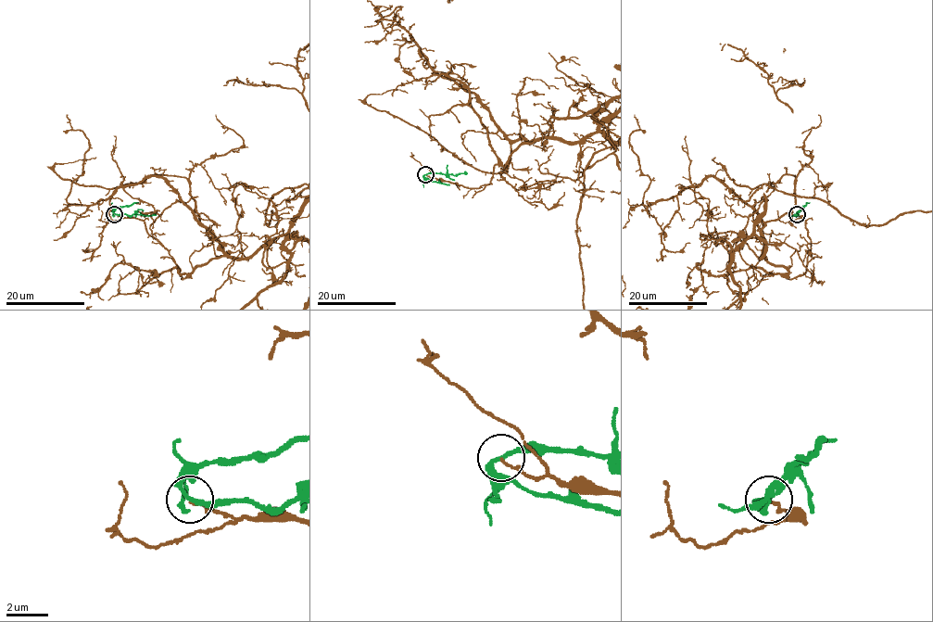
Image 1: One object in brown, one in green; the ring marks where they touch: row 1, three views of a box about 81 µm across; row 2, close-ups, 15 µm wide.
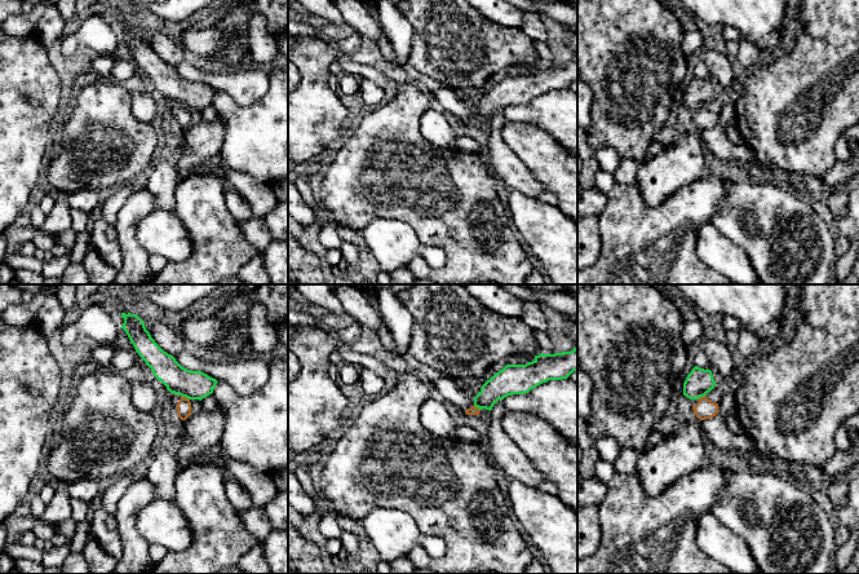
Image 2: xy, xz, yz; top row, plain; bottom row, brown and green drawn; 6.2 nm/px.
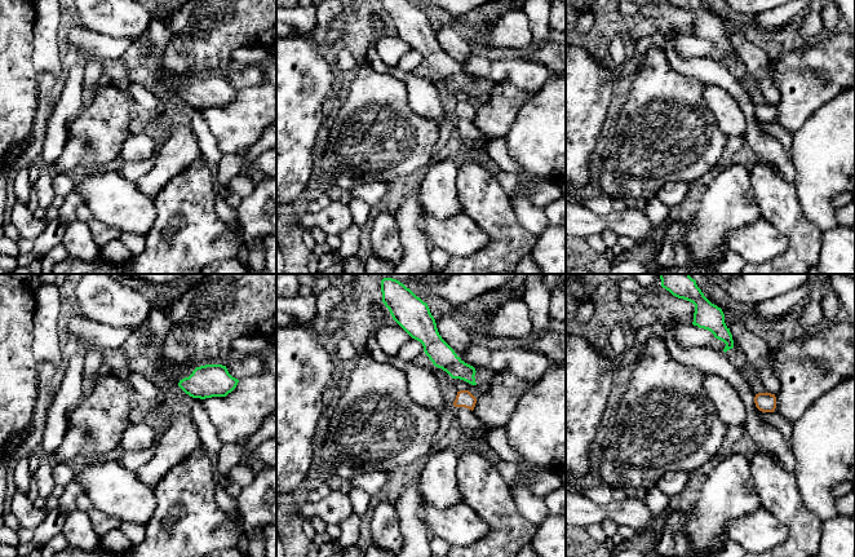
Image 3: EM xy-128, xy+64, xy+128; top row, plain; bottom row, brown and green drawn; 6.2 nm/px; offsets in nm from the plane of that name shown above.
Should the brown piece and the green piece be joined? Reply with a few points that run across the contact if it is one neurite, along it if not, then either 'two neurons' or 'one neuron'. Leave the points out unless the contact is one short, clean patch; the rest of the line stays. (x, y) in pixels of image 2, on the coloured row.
line xy (181, 394), (189, 400); two neurons

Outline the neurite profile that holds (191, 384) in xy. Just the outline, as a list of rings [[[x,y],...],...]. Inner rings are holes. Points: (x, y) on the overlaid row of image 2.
[[[121,313],[121,317],[124,318],[121,328],[136,352],[171,393],[199,401],[213,393],[218,383],[216,379],[202,371],[190,371],[182,367],[173,356],[155,343],[138,315]]]

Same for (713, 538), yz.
[[[712,513],[700,517],[696,544],[704,553],[725,565],[734,574],[760,574],[743,538],[731,531]]]

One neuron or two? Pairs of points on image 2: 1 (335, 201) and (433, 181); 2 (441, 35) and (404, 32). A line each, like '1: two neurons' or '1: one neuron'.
1: one neuron
2: two neurons

